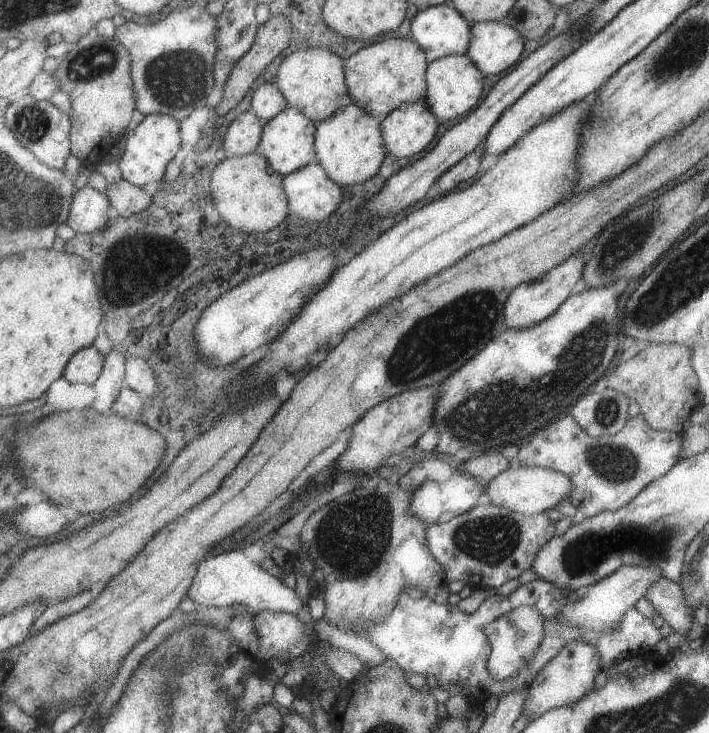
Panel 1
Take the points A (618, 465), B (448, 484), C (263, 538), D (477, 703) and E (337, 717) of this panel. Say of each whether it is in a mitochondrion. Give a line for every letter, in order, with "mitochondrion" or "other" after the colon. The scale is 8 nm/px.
A: mitochondrion
B: other
C: other
D: other
E: other

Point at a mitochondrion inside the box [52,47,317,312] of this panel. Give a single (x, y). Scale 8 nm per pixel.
(170, 79)

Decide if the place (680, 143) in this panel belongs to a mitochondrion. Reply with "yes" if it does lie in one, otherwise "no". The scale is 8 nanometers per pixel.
no

